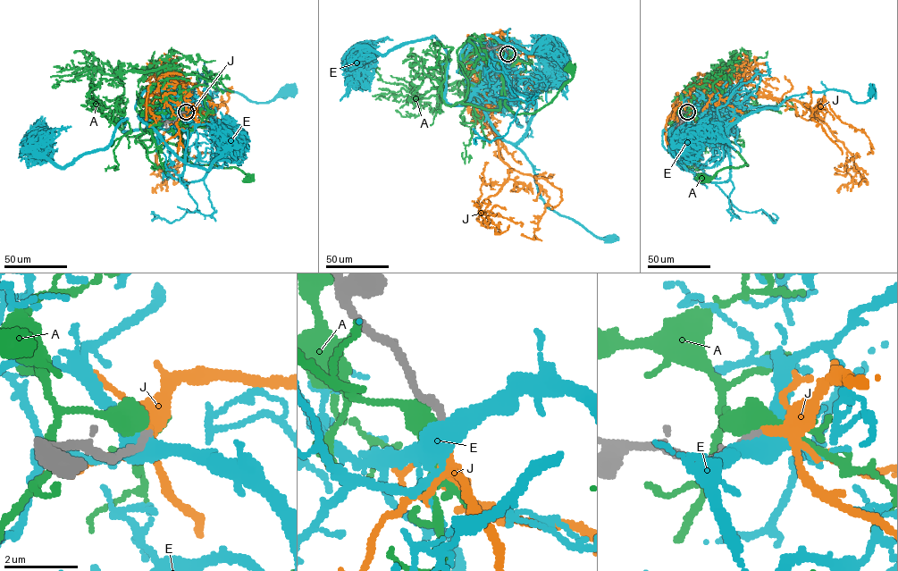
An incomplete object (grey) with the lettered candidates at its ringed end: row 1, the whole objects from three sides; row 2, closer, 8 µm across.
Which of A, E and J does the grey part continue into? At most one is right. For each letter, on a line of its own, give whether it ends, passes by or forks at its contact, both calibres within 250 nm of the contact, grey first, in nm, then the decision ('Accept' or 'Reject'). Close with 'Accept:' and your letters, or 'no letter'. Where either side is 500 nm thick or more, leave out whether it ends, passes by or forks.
A: Thickness 220 nm (grey) against 500 nm. Reject
E: It forks there. Thickness 220 nm (grey) against 480 nm. Reject
J: It forks there. Thickness 200 nm (grey) against 200 nm. Accept
Accept: J

